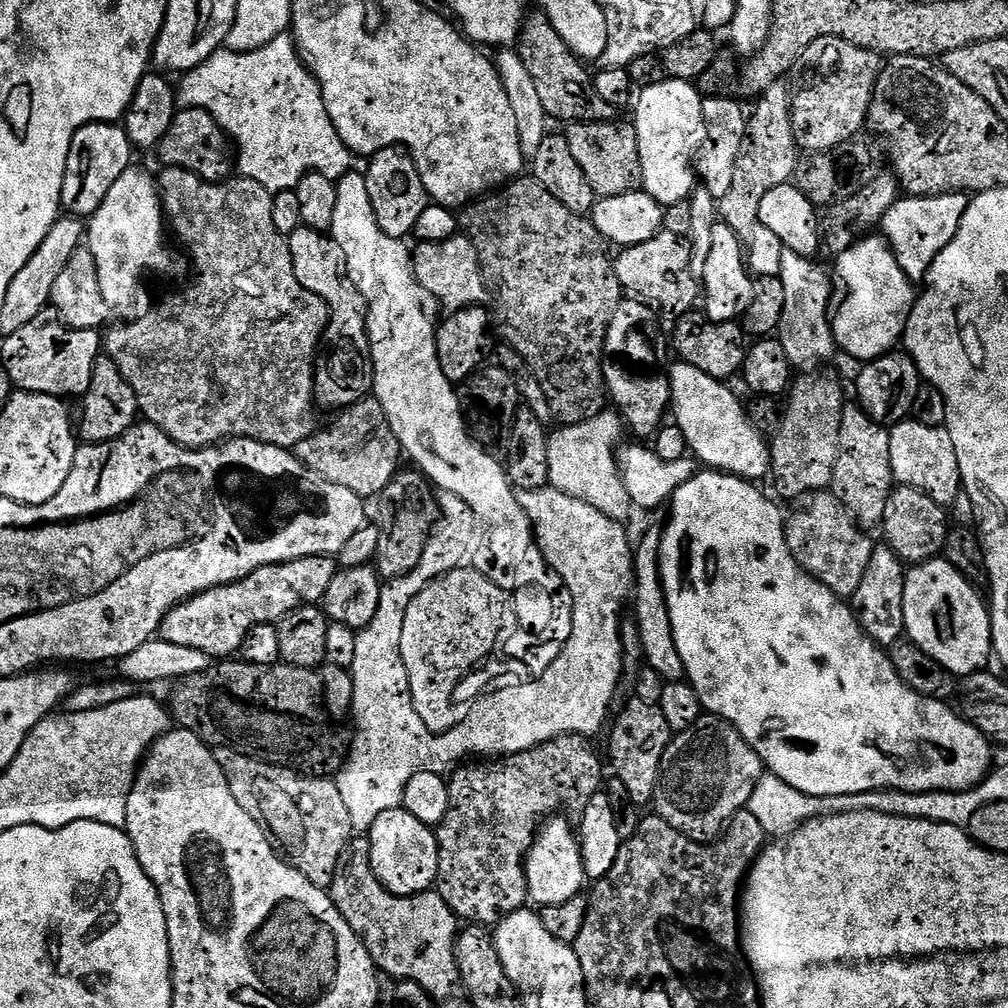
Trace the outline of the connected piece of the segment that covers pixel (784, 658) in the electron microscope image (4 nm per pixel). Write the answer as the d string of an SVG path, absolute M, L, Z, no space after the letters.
M700 470L695 476L682 485L670 501L670 509L672 513L668 516L668 524L663 525L664 537L660 543L660 580L664 584L664 593L666 594L666 602L670 606L670 626L674 626L674 642L678 646L678 654L682 654L682 662L684 663L684 675L687 683L692 685L692 689L698 694L698 698L702 702L705 713L720 716L726 722L730 722L742 734L742 738L746 738L746 742L750 742L750 746L758 753L761 760L764 761L764 767L769 773L778 778L782 778L782 782L788 783L794 790L798 790L807 796L857 796L860 792L883 792L891 790L893 792L965 792L967 788L975 788L976 785L988 776L990 769L993 767L992 751L994 745L987 736L981 734L972 723L969 722L959 711L956 712L948 704L943 704L942 699L935 696L923 696L916 693L914 689L908 688L906 682L898 674L898 670L891 664L889 653L881 648L879 644L875 644L862 630L862 626L856 620L856 614L851 607L841 597L833 594L829 588L822 586L822 582L818 582L814 577L800 567L799 562L790 554L790 546L784 537L784 529L786 527L785 513L780 513L781 505L775 499L767 500L762 493L759 492L755 483L747 480L741 480L739 476L731 475L727 472L717 472L715 470Z

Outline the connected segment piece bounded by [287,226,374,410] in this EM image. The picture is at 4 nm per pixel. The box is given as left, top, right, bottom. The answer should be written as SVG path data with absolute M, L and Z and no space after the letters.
M302 226L287 237L287 242L298 282L302 282L302 286L310 290L310 294L318 294L318 298L322 298L330 309L326 339L314 365L315 403L321 409L343 410L354 402L363 400L374 388L366 312L348 278L348 267L344 264L342 250L332 241L331 235Z

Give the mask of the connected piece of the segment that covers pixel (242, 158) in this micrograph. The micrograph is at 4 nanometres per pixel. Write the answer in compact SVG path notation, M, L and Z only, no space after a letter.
M291 35L274 38L274 42L266 42L266 46L249 52L232 52L227 46L222 46L210 54L206 62L183 73L181 80L184 81L178 84L179 103L185 108L201 108L211 114L238 153L234 164L239 175L266 186L268 192L291 192L309 172L317 172L335 181L351 172L367 173L368 160L358 158L355 152L350 151L342 142L338 130L334 130L320 83L300 61Z

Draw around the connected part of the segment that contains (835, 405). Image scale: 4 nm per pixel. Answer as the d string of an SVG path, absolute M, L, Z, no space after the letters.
M801 375L791 385L786 396L784 421L770 440L770 472L773 477L776 475L775 495L781 501L803 501L825 491L832 482L846 399L843 386L834 377L820 375Z

